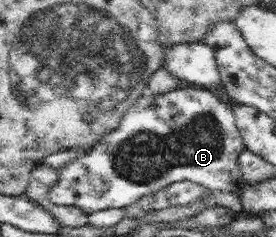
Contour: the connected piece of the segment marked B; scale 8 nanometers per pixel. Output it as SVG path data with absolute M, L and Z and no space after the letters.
M148 87L122 117L119 127L102 136L88 154L63 163L58 169L55 185L48 191L48 199L57 206L80 208L92 214L110 208L126 208L146 195L182 180L200 184L209 191L233 191L242 196L244 189L256 187L241 173L241 155L246 150L240 130L235 123L231 103L222 103L216 95L204 87L182 87L159 95L153 95Z

